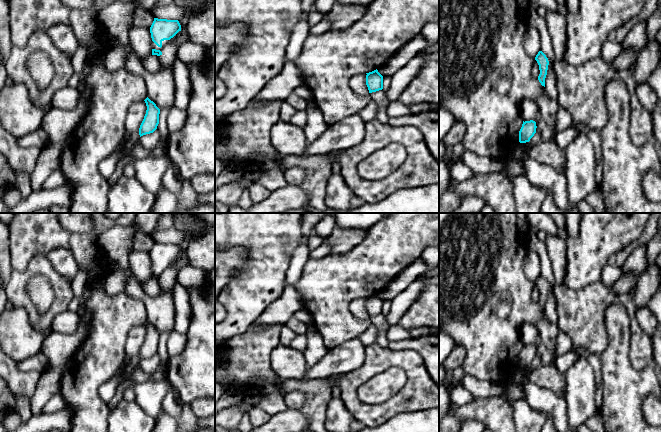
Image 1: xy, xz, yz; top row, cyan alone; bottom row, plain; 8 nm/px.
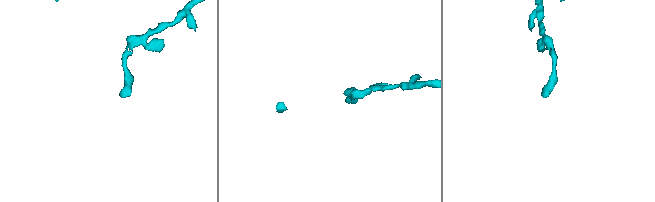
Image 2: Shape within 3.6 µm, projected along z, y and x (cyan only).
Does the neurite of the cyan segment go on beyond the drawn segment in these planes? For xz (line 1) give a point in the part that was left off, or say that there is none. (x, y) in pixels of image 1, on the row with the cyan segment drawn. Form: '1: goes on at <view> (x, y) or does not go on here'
1: does not go on here

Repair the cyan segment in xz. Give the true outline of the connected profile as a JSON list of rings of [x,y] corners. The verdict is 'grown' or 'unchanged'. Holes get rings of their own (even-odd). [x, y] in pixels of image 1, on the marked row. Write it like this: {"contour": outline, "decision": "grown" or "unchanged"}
{"contour": [[[377,69],[366,74],[366,85],[369,93],[383,89],[383,76],[378,72]]], "decision": "unchanged"}

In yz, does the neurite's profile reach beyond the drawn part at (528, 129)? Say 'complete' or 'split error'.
complete

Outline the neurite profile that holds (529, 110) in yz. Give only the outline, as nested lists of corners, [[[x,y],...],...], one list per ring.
[[[529,99],[523,100],[519,110],[524,122],[530,120],[536,122],[536,132],[540,133],[542,142],[555,141],[556,134],[554,133],[553,128],[543,120],[541,112],[534,101]]]

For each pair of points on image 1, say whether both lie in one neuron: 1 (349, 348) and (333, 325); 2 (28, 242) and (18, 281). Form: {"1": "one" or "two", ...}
{"1": "two", "2": "two"}

